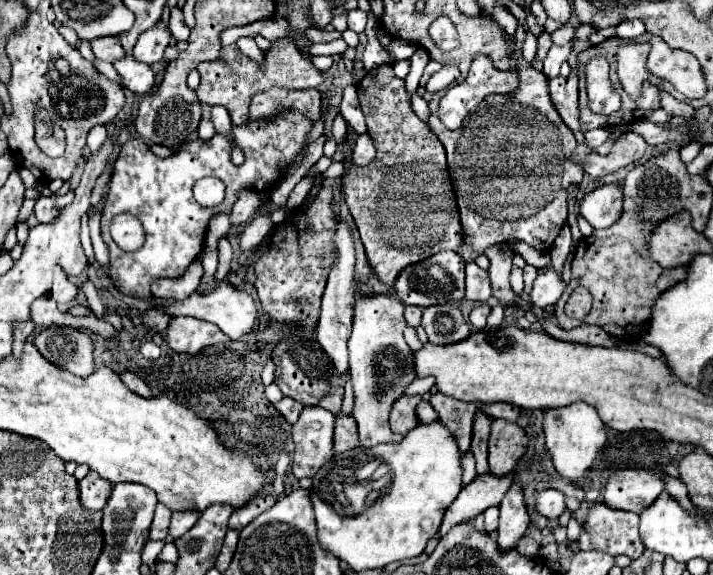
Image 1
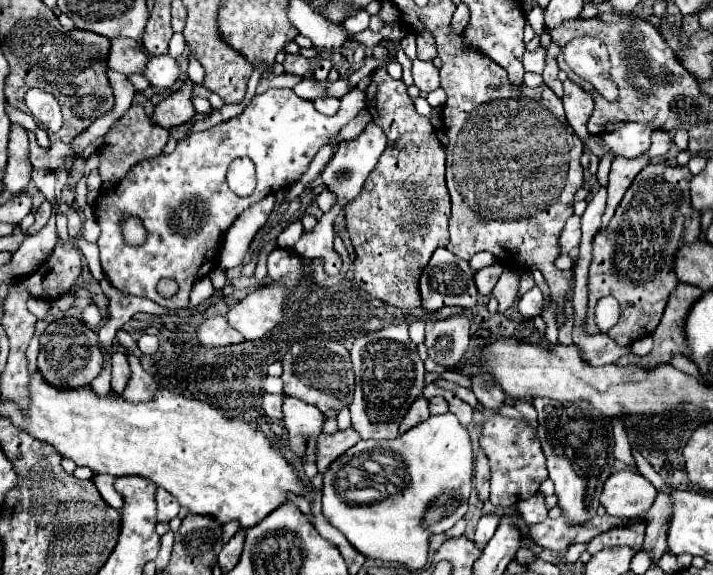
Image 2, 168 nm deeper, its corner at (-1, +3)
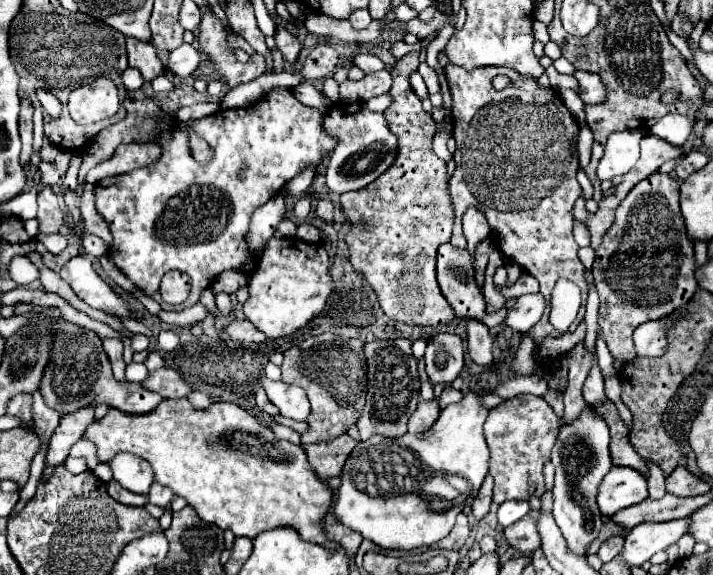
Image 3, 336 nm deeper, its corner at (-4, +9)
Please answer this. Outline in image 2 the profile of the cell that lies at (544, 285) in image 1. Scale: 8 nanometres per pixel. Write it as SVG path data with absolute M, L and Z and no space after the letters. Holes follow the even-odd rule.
M532 287L526 295L522 295L518 299L518 313L522 315L522 321L532 321L534 317L538 317L542 311L542 303L544 297L538 287Z

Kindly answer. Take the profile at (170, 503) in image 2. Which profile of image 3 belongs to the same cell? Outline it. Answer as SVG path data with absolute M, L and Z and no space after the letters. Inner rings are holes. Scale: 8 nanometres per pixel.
M157 481L151 485L151 491L149 491L149 501L153 503L153 505L159 505L159 507L169 507L169 501L173 499L173 493L171 493L171 489L167 489L167 487L163 487L163 485L159 485Z

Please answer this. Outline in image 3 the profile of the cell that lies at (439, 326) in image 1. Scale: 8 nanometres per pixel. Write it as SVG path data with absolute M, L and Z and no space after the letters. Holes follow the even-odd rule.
M435 333L425 351L427 375L433 383L453 381L463 369L463 339L457 333Z

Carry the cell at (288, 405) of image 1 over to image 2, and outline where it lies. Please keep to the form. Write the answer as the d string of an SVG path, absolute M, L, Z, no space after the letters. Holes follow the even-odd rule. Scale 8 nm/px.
M264 395L262 397L262 409L270 419L280 421L282 419L282 399L284 395Z

